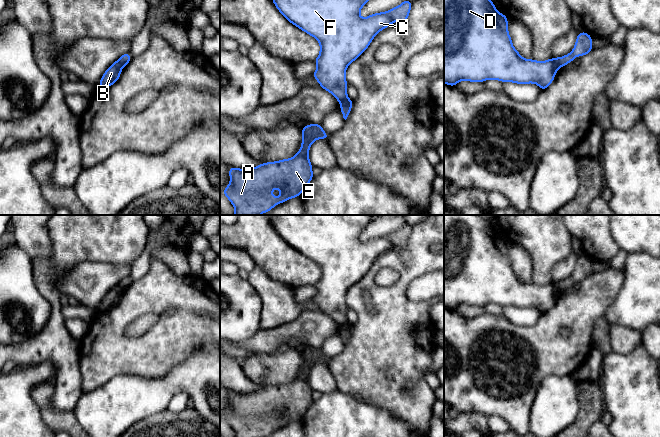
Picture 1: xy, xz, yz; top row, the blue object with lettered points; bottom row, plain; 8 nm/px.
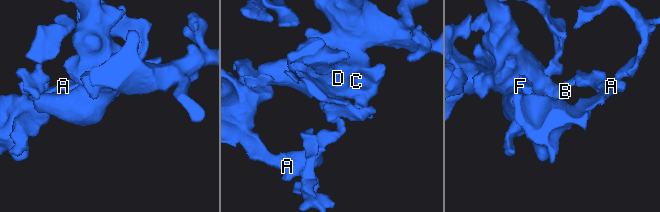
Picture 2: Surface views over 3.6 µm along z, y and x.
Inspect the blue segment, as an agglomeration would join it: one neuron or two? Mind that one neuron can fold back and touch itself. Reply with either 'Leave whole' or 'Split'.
Split

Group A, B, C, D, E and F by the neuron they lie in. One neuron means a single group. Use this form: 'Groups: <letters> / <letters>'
Groups: A E / B C D F

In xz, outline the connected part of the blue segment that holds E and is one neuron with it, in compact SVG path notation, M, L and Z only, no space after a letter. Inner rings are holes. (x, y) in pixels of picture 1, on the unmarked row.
M321 348L304 349L302 369L292 382L246 394L229 390L230 408L223 418L235 431L235 437L267 437L276 428L299 421L314 401L309 372L315 364L328 364L329 360ZM274 411L281 416L278 423L272 420Z

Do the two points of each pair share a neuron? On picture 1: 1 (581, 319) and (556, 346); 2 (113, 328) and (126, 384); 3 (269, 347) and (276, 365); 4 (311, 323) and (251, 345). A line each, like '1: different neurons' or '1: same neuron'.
1: same neuron
2: different neurons
3: different neurons
4: same neuron

